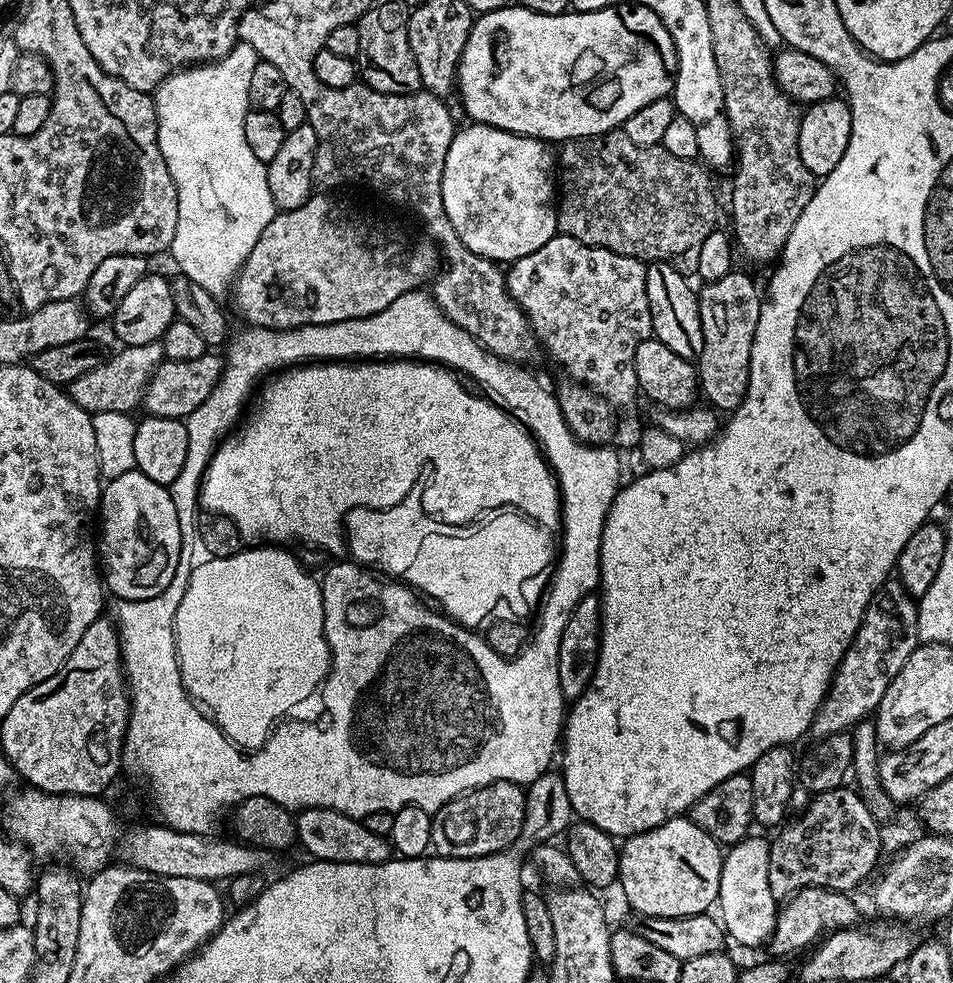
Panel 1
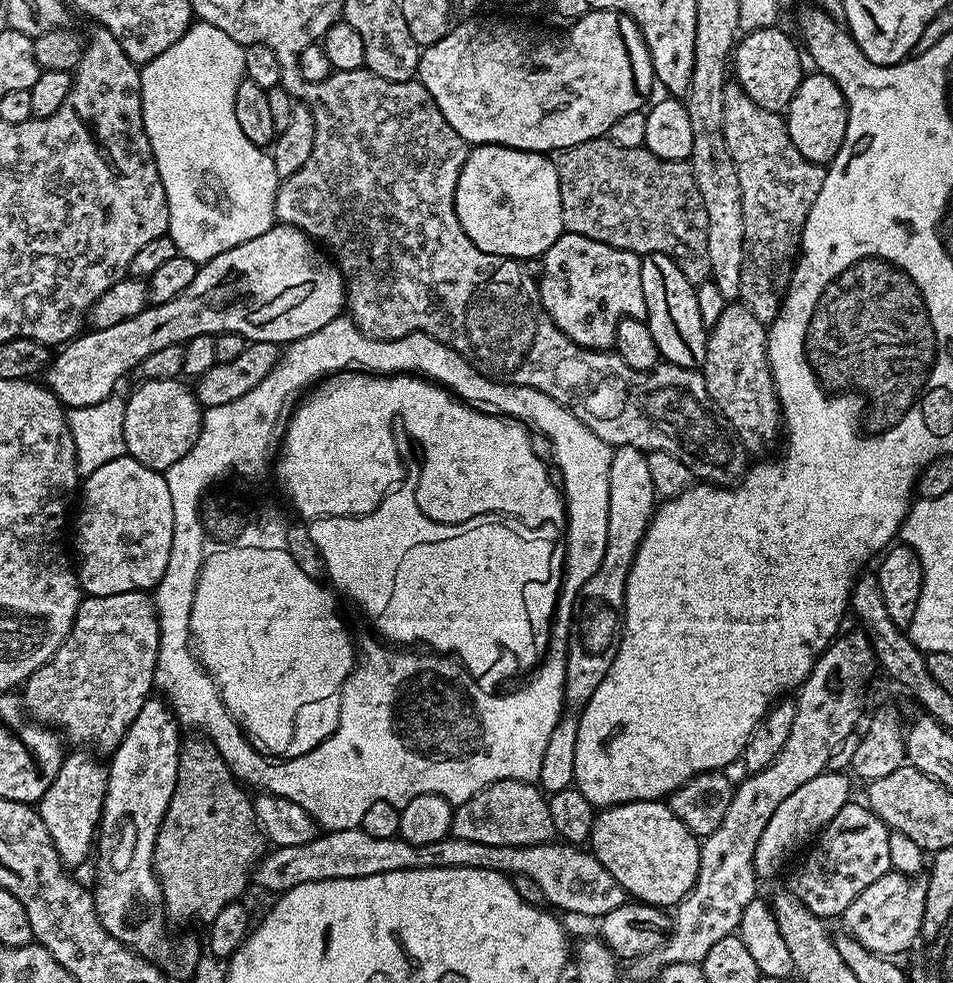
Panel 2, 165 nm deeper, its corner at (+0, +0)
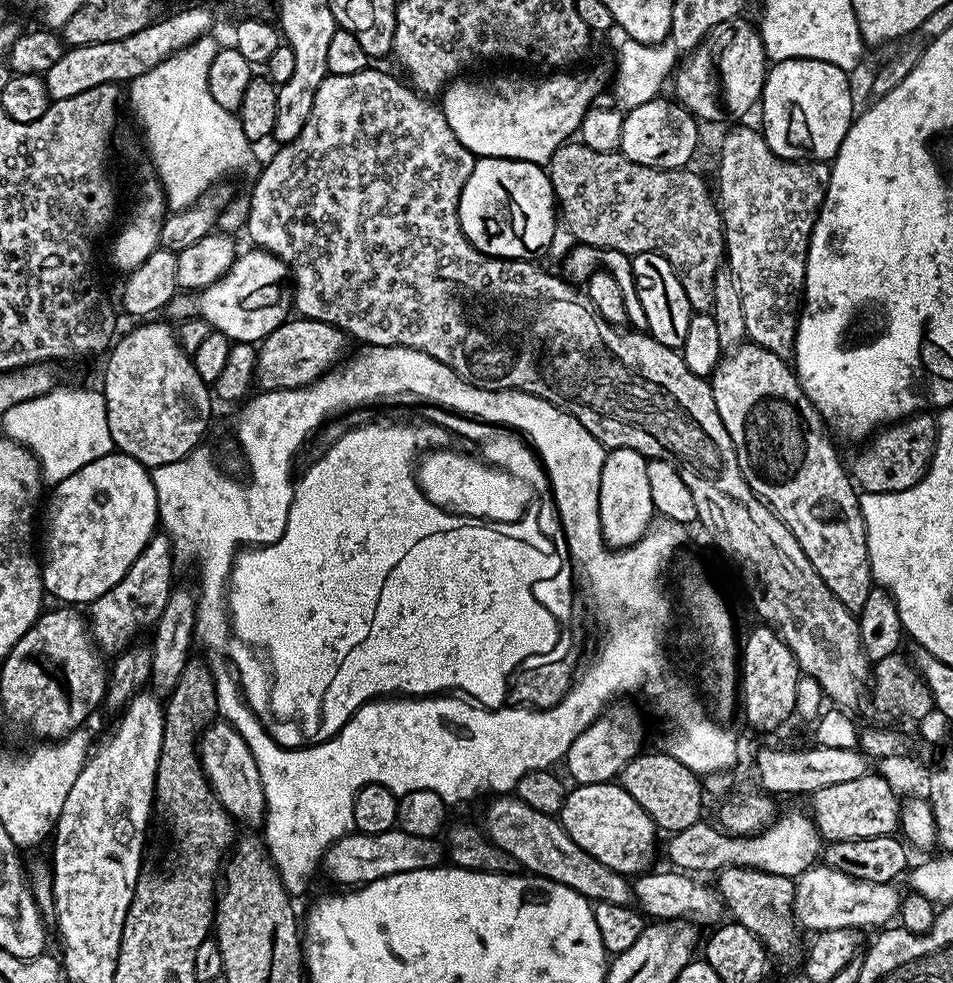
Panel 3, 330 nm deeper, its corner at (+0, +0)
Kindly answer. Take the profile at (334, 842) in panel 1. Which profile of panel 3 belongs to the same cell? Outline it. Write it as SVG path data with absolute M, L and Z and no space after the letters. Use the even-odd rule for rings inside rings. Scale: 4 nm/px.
M215 721L201 733L197 752L204 776L207 777L208 784L215 791L229 816L239 823L244 822L250 826L263 825L266 794L262 790L262 778L258 774L257 763L242 736L228 723Z

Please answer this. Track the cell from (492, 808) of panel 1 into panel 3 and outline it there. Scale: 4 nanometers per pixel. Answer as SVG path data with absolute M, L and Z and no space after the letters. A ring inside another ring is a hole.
M504 794L493 800L496 801L489 806L482 827L495 844L506 850L506 854L514 854L521 869L545 876L547 880L562 882L562 886L570 886L570 890L582 894L589 902L633 903L634 888L629 877L610 870L610 866L586 854L586 850L582 850L582 846L578 846L578 842L566 834L556 816L542 814L512 794Z

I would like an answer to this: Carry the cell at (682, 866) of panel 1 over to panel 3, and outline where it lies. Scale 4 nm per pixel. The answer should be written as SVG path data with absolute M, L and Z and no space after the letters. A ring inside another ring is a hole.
M618 782L607 784L576 784L565 795L564 805L558 819L566 834L586 850L598 862L610 866L618 874L632 878L643 874L653 867L652 859L656 856L656 823L626 794Z

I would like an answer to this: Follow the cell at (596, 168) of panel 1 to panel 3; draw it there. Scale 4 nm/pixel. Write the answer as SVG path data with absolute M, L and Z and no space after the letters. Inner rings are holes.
M565 142L560 145L560 149L552 155L547 162L546 171L552 189L556 195L559 215L562 217L563 227L567 228L573 235L576 244L589 244L591 248L601 250L618 250L624 252L630 258L637 256L640 252L657 252L662 254L670 262L670 266L676 271L676 276L682 282L682 290L686 290L686 298L690 302L693 313L711 312L712 303L714 302L714 278L717 272L721 271L722 265L726 260L726 249L724 246L724 221L721 217L717 201L708 193L708 188L704 185L704 180L696 172L688 172L687 167L683 168L651 168L630 162L618 150L615 152L599 152L590 150L590 146L579 142Z

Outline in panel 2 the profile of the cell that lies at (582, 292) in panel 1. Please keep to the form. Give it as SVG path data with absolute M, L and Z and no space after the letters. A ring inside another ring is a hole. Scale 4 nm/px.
M564 232L546 250L542 257L544 269L538 272L538 287L540 301L546 314L562 330L562 334L571 336L575 344L582 344L589 348L608 350L615 345L616 327L618 322L629 316L635 320L647 321L646 298L642 294L641 257L634 252L627 252L621 248L611 248L609 244L594 242L594 238L586 238L582 234Z

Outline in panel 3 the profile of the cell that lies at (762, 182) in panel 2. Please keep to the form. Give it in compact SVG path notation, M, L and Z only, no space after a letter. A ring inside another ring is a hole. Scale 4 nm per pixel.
M732 128L724 136L724 141L720 144L720 196L718 192L718 207L724 221L724 246L726 249L726 264L733 276L736 284L740 287L742 294L742 311L746 317L747 339L753 344L762 346L770 350L770 354L788 358L796 351L796 331L800 321L800 310L802 307L802 297L804 295L804 279L806 278L806 258L808 257L808 247L812 231L816 225L816 219L820 213L822 202L826 198L826 190L830 182L831 167L824 162L801 162L799 160L783 160L764 140L763 131L752 128Z

